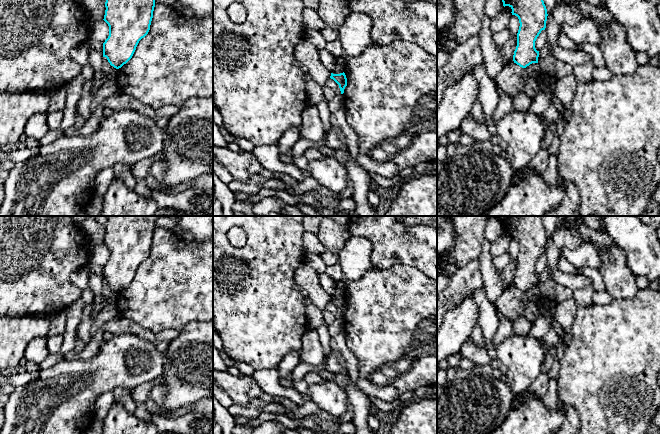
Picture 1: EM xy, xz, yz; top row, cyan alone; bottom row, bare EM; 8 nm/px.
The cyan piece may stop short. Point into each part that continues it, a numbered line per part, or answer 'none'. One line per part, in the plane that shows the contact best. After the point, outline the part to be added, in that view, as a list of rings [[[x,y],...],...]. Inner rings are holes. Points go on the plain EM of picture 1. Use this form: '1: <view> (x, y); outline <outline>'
none

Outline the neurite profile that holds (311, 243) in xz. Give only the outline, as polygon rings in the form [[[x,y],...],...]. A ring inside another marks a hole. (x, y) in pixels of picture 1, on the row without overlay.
[[[305,231],[302,243],[305,251],[313,254],[321,255],[326,251],[324,245],[319,241],[317,234]]]

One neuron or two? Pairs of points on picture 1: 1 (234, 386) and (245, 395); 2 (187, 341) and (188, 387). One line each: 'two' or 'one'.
1: one
2: one

